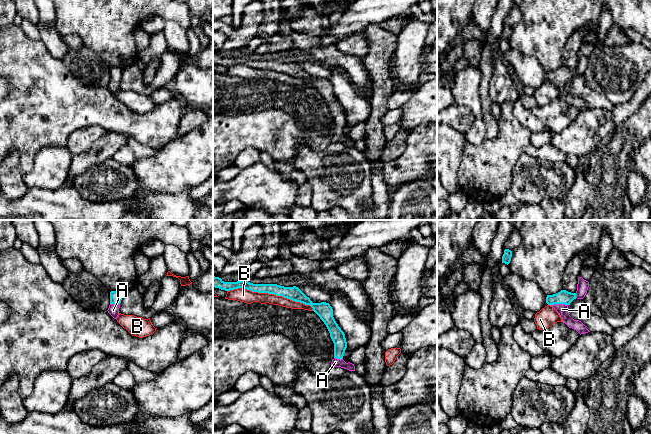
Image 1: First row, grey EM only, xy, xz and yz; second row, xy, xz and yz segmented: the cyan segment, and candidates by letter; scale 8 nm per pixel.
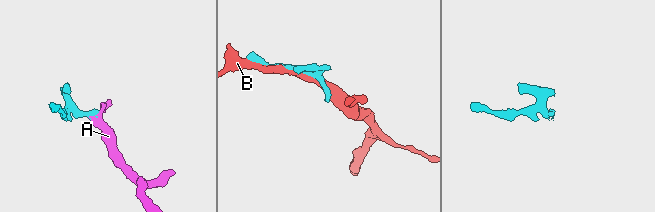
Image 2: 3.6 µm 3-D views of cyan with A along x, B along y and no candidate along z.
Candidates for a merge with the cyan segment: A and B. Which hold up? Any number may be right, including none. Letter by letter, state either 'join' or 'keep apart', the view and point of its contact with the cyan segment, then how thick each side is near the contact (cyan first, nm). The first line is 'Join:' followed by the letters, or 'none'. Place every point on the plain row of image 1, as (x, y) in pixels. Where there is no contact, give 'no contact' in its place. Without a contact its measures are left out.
Join: A
A: join; meets cyan in yz at (558, 79); 110 nm thick on the cyan side, 90 nm on the other
B: keep apart; meets cyan in xz at (271, 69); 110 nm thick on the cyan side, 110 nm on the other

